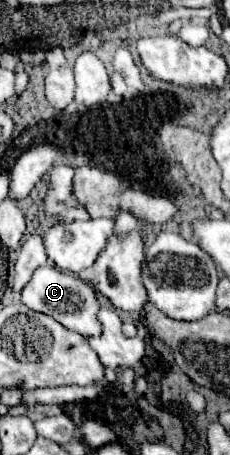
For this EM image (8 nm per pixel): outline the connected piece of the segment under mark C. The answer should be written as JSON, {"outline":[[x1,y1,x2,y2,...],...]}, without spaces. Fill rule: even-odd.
{"outline":[[43,266,37,268,27,286,21,290,21,302,29,306,31,310,43,312,57,322,61,322,65,328,81,334,81,336,99,336,101,334,101,324,97,320,97,310,99,302,95,298,95,292,89,284,83,280,71,276,69,272,55,270,53,266]]}

